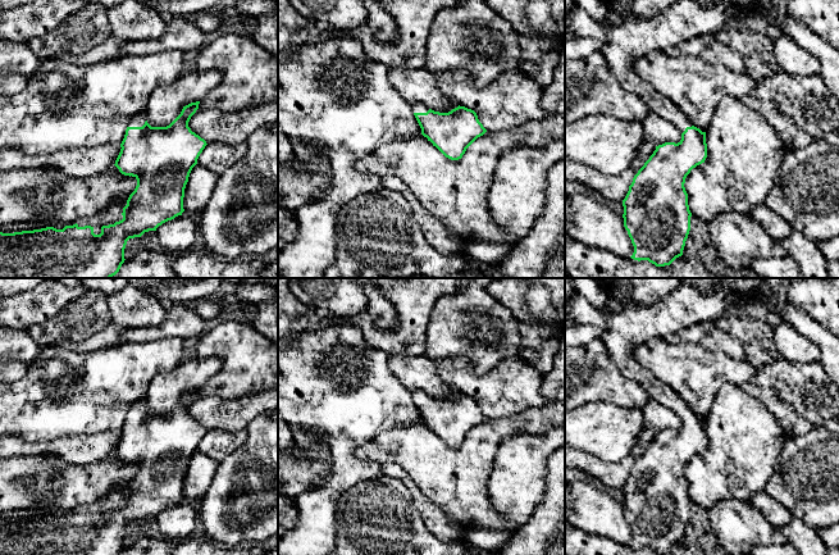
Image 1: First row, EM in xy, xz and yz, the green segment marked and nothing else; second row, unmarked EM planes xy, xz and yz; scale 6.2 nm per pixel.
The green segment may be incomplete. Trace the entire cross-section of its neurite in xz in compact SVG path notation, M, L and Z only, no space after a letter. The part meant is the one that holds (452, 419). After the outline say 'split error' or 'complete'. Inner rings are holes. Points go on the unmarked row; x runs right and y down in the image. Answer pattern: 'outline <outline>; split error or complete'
outline M414 391L412 399L421 422L451 447L461 446L466 436L487 419L477 400L465 393L439 400L424 391Z; split error

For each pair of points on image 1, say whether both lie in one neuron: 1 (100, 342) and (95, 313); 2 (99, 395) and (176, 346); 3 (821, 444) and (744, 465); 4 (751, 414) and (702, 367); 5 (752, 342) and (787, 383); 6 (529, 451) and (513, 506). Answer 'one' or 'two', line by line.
1: two
2: one
3: two
4: two
5: two
6: one

